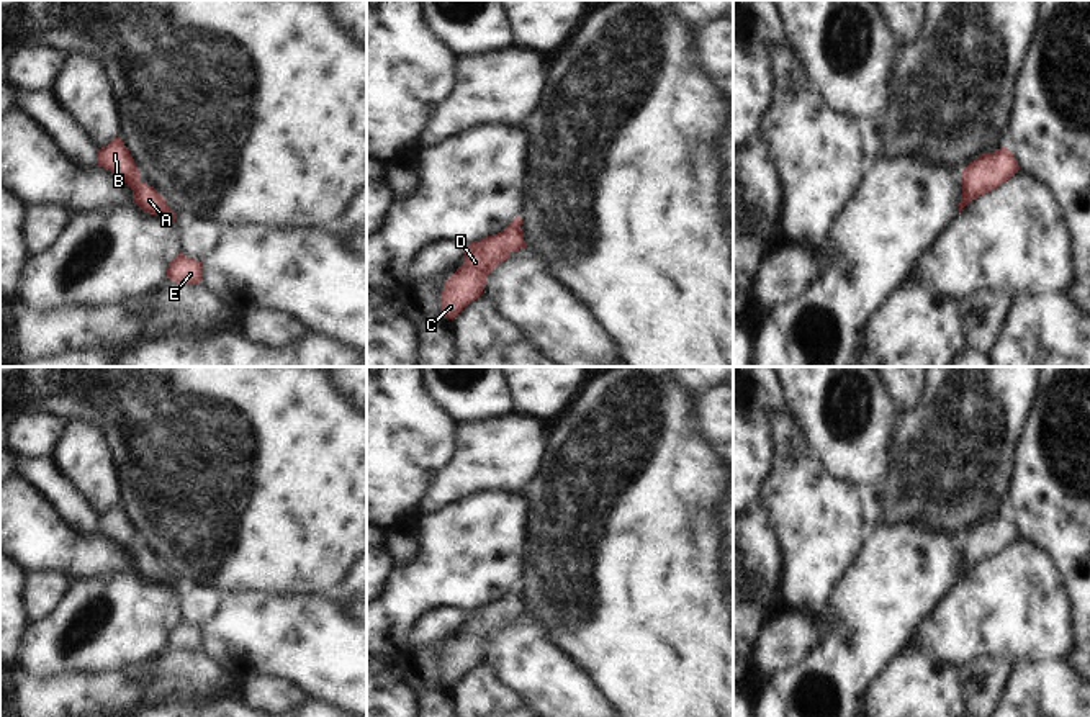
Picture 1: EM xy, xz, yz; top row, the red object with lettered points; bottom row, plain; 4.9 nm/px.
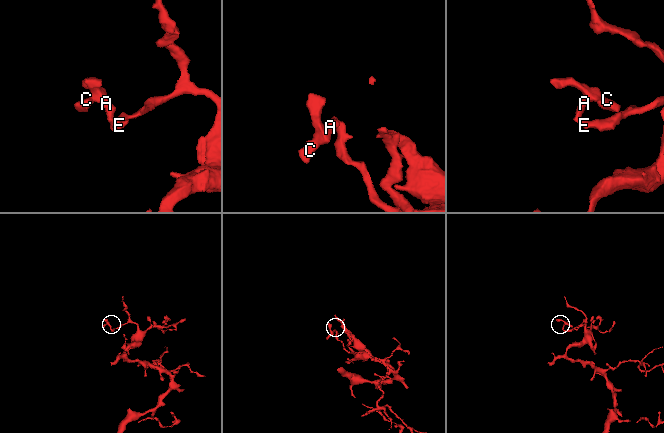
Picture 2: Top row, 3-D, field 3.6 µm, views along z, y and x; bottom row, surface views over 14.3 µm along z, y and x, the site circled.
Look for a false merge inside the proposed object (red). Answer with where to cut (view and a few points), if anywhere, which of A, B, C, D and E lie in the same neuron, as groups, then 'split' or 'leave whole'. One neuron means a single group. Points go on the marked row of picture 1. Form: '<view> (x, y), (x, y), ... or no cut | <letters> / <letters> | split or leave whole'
no cut | A B C D E | leave whole

